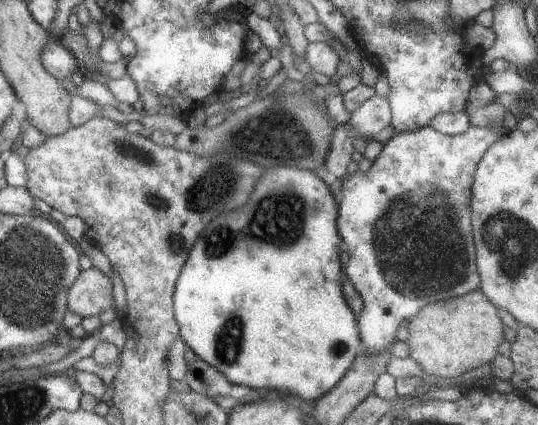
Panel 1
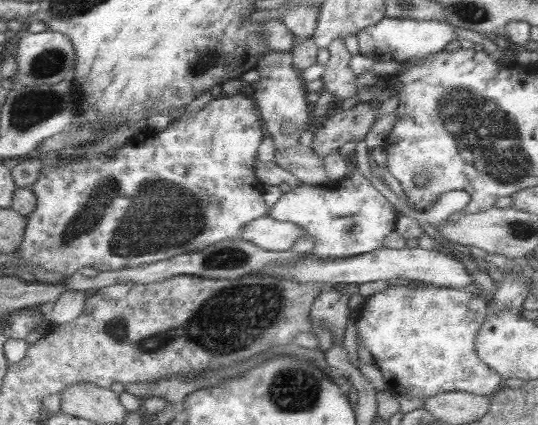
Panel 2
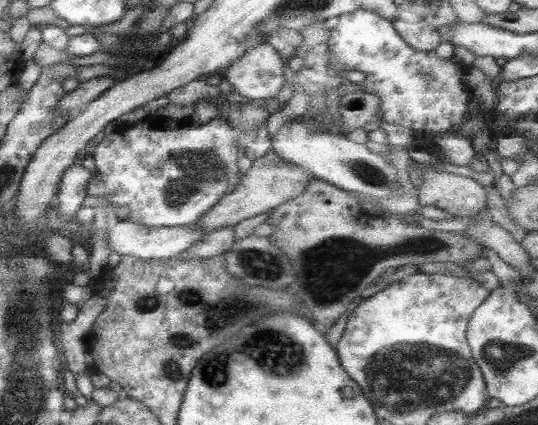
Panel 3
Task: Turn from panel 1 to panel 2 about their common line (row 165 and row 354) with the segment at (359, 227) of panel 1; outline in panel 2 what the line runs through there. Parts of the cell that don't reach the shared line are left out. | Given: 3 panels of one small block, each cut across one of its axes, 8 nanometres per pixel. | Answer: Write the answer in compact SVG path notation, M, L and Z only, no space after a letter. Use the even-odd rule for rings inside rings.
M393 283L387 290L366 299L358 311L357 348L360 345L368 348L387 387L397 396L420 396L426 400L436 394L464 392L489 397L505 385L504 379L480 360L474 346L478 330L488 314L488 302L484 298L463 290Z

